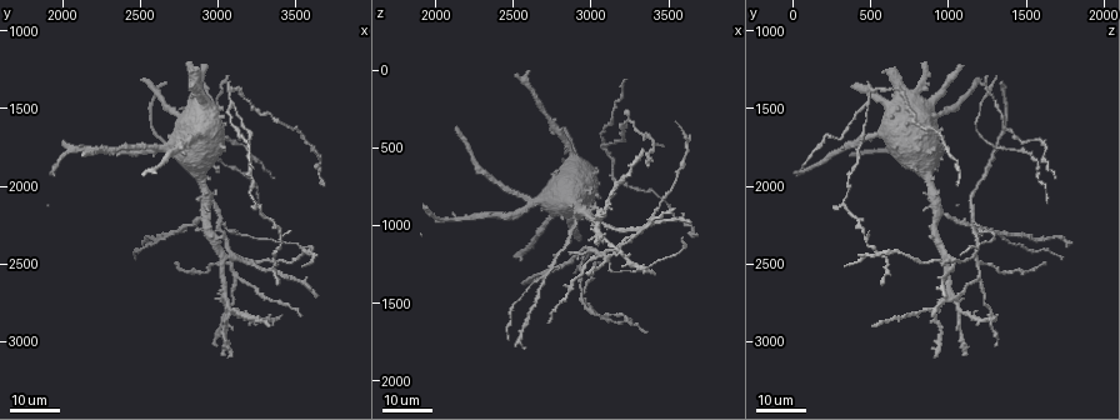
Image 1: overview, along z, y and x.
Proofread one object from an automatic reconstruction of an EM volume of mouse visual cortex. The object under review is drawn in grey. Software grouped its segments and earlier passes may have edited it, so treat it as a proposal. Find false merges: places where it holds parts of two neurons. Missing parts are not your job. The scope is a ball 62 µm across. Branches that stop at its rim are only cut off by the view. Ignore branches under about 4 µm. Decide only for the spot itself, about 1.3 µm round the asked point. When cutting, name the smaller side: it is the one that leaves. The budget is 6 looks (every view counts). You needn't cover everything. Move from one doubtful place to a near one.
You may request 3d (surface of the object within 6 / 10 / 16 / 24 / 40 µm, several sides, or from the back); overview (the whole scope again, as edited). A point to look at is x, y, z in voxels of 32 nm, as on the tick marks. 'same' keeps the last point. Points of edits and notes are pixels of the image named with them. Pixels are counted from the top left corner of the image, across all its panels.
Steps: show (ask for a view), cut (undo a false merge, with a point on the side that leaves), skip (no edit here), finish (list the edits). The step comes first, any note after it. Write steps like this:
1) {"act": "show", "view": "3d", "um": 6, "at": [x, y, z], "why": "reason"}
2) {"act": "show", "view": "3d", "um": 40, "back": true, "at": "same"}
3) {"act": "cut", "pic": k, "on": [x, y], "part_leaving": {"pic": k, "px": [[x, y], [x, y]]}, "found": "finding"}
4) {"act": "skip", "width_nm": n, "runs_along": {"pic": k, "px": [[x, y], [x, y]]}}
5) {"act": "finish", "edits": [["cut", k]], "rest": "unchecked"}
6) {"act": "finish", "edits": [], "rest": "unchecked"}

{"act": "show", "view": "3d", "um": 24, "at": [2700, 2320, 1320], "why": "two arms in line, one across"}

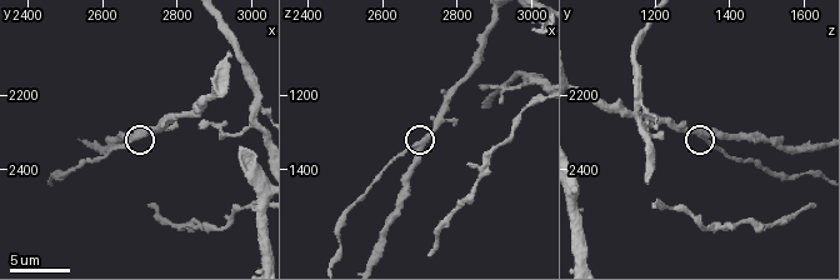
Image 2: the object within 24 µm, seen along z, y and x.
{"act": "show", "view": "3d", "um": 10, "at": [2680, 2320, 1340]}

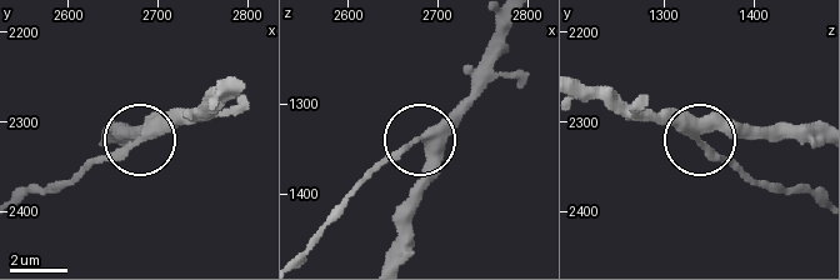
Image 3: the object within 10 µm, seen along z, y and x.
{"act": "skip", "arms": 3, "runs_along": {"pic": 3, "px": [[510, 25], [499, 60], [426, 133], [426, 183], [413, 230]]}, "found": "one neuron here"}

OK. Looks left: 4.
{"act": "show", "view": "3d", "um": 16, "at": [3020, 2220, 1160], "why": "four arms meet"}

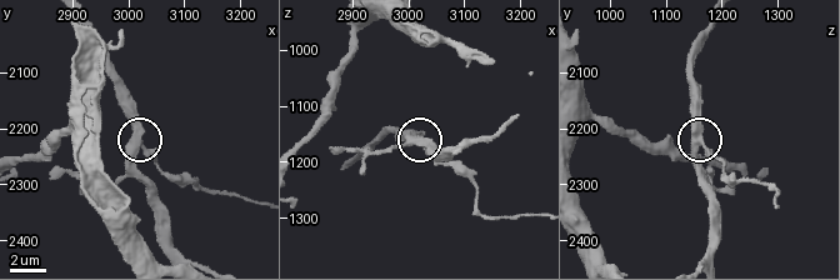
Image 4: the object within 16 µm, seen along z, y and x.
{"act": "cut", "pic": 4, "on": [151, 156], "width_nm": 420, "found": "two neurons meet here"}

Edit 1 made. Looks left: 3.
{"act": "show", "view": "3d", "um": 24, "at": [3220, 2480, 1080], "why": "two arms in line, one across"}

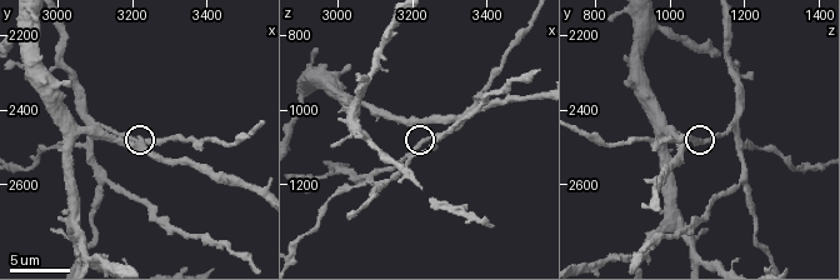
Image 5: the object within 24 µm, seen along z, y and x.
{"act": "show", "view": "3d", "um": 6, "at": [3230, 2490, 1080], "why": "zoom in"}

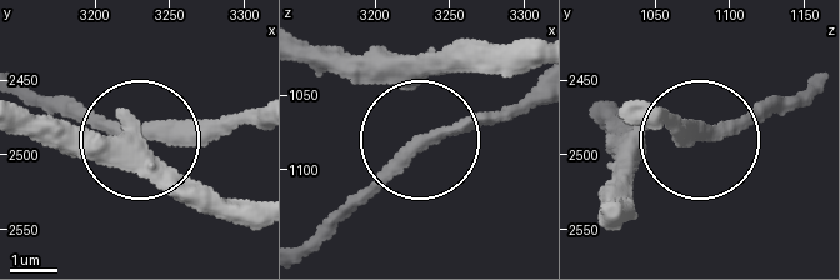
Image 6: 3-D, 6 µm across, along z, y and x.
{"act": "skip", "side_arm_um": 32, "runs_along": {"pic": 6, "px": [[303, 41], [399, 74], [423, 141], [530, 105]]}, "found": "continuous, no second neuron"}

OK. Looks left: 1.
{"act": "finish", "edits": [["cut", 4]], "rest": "unchecked"}

